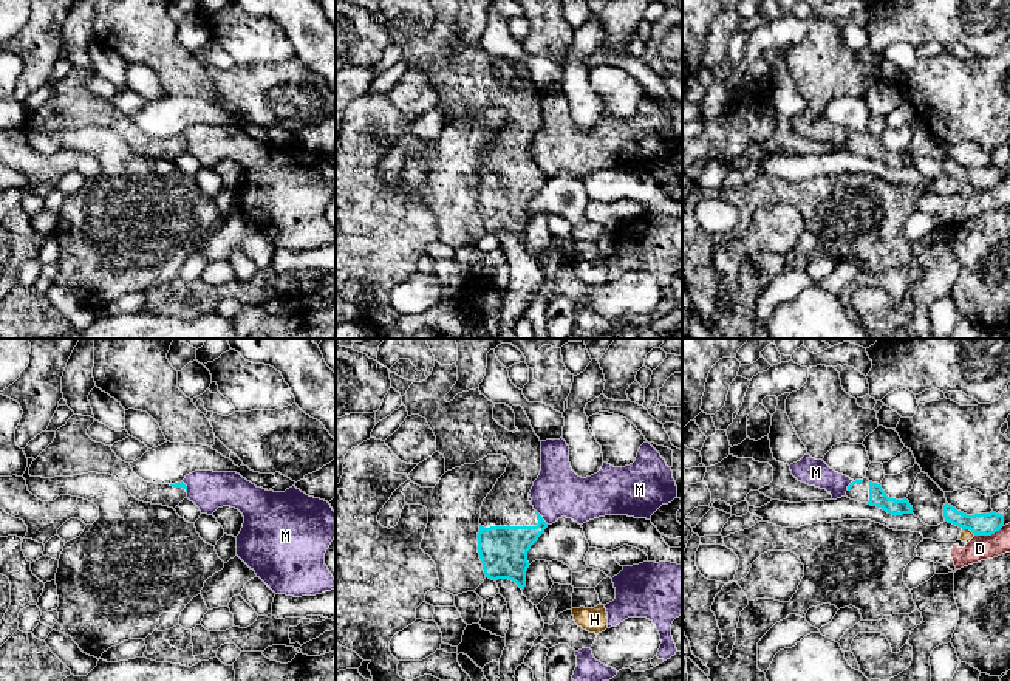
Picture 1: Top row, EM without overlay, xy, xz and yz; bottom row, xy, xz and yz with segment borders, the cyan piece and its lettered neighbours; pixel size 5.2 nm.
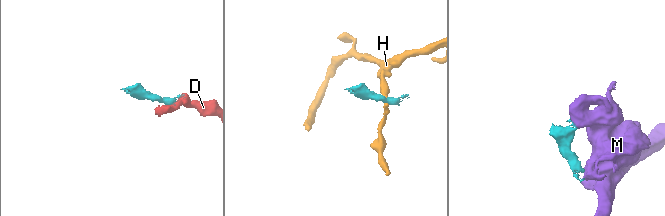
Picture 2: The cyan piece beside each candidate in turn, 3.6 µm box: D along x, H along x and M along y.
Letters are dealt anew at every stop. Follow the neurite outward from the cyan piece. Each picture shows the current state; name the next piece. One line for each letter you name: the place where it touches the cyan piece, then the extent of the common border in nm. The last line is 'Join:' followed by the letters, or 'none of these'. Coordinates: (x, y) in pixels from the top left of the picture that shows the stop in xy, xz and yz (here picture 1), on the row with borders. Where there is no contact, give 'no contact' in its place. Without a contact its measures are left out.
Join: none of these

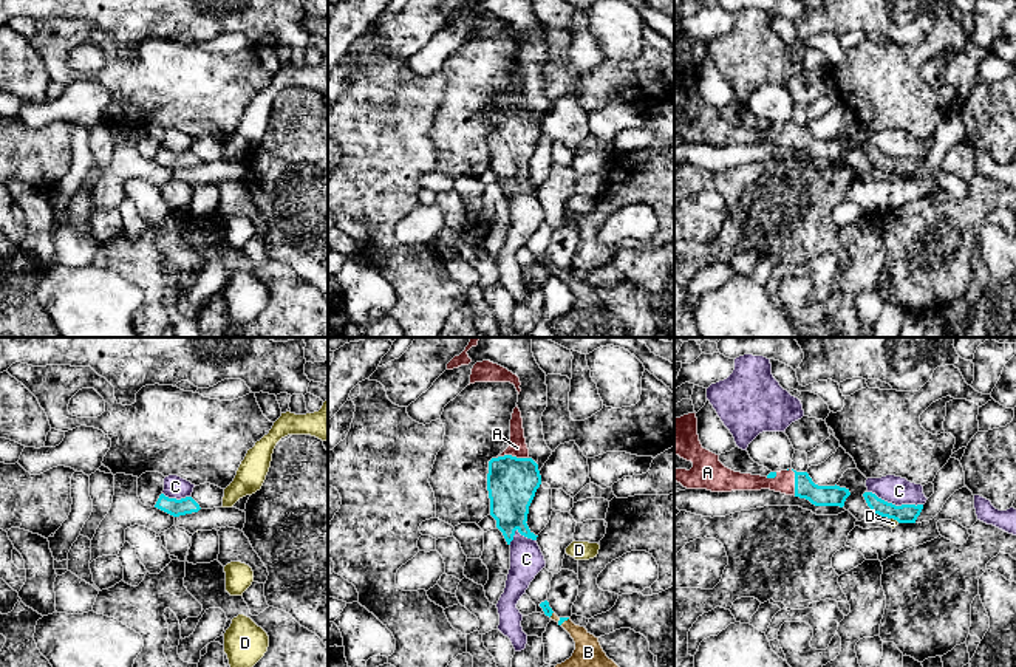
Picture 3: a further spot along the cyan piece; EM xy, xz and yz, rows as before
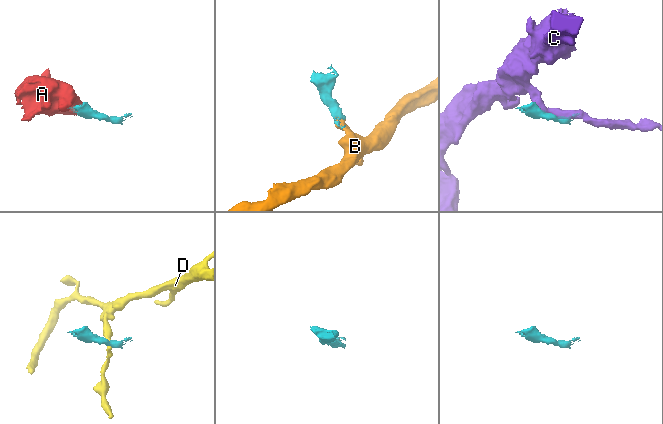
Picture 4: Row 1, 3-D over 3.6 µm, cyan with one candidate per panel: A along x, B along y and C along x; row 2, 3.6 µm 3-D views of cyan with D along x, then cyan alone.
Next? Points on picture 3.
A: contact xz (512, 457); length 170 nm
B: contact xz (565, 619); length 70 nm
Join: A, B

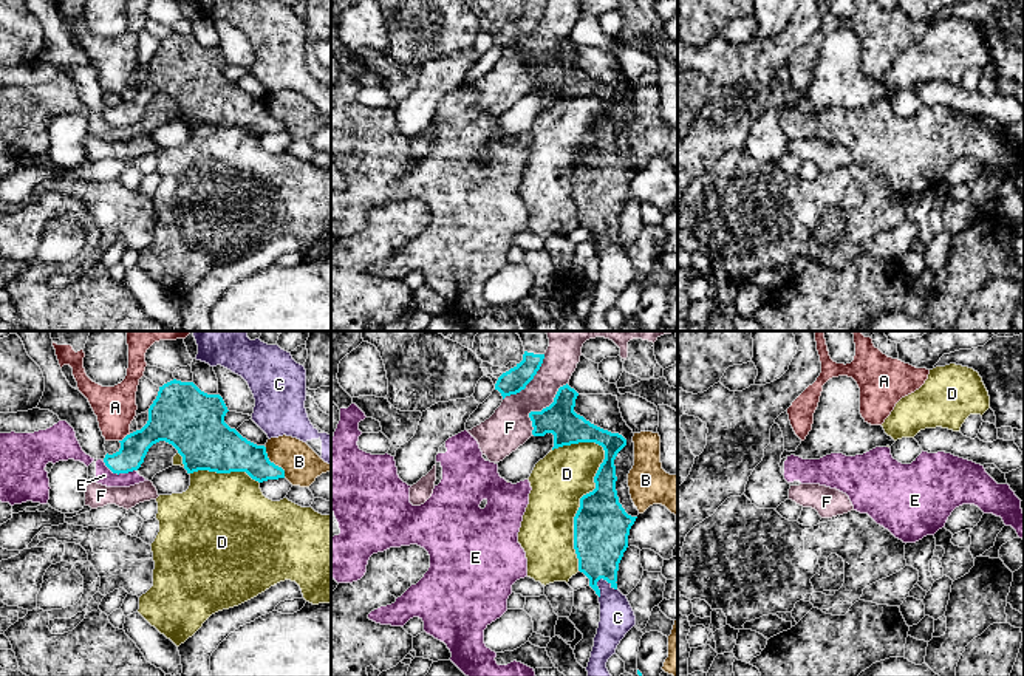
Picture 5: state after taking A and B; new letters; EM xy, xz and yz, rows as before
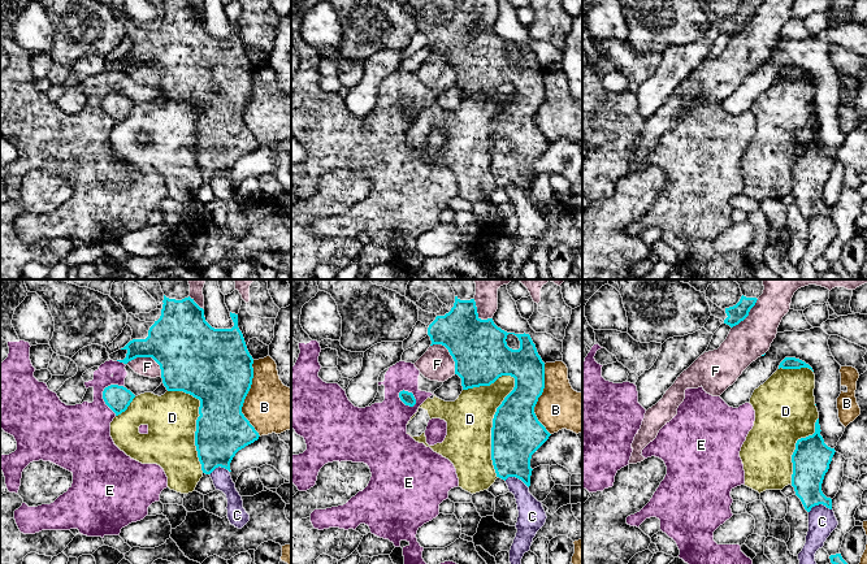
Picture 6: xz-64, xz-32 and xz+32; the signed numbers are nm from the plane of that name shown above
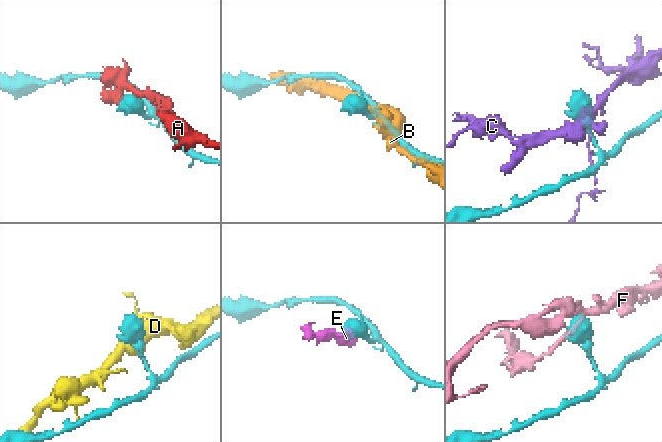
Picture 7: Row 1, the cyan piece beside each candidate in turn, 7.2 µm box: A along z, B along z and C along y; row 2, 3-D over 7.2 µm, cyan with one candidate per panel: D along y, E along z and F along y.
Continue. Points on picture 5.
Join: none of these

